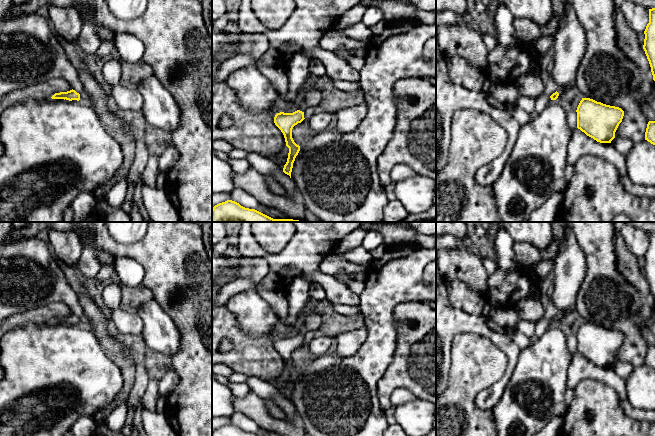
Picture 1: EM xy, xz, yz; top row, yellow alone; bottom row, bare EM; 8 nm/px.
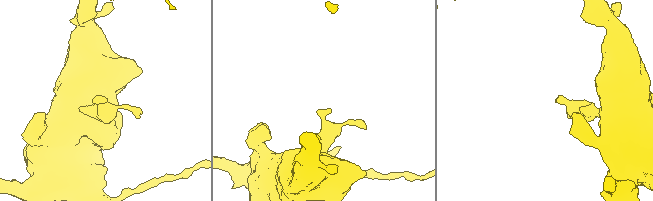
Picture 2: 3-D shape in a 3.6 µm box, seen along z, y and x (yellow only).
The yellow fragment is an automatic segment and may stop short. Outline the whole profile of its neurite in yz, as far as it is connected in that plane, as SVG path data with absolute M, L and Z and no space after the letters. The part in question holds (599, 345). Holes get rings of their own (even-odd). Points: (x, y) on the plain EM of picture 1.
M582 322L577 331L577 352L600 367L611 367L624 335L615 330Z

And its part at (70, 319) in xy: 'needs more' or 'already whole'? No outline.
already whole

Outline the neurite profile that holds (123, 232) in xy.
M107 222L108 232L119 243L132 244L142 239L148 222Z

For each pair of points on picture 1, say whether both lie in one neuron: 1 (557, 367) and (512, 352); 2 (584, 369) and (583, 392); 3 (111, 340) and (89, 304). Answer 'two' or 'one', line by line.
1: two
2: two
3: one

